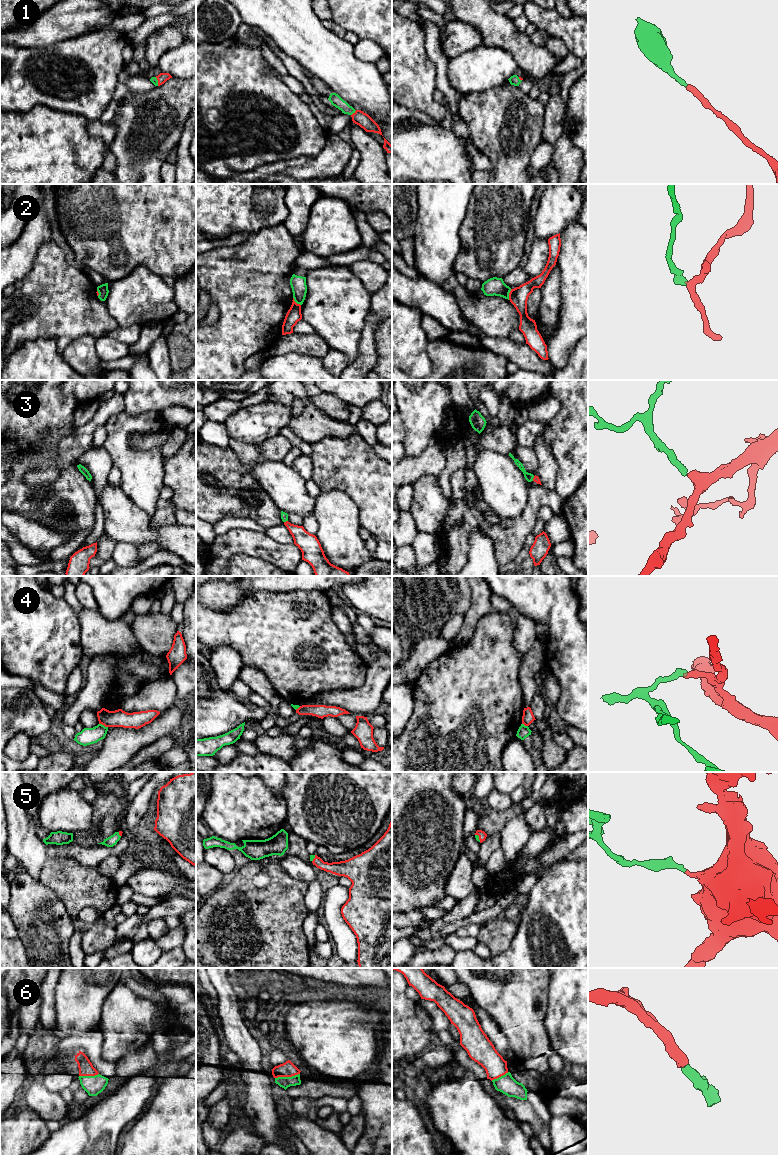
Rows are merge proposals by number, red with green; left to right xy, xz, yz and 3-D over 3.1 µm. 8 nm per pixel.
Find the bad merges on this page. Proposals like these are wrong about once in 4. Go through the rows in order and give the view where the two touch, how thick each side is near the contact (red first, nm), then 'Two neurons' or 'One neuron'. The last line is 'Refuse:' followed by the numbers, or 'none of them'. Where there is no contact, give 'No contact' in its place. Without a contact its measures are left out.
1: Touches red in xz. Thickness 120 nm (red) against 90 nm. One neuron
2: Touches red in yz. Thickness 150 nm (red) against 140 nm. Two neurons
3: Touches red in xz. Thickness 160 nm (red) against 60 nm. One neuron
4: Touches red in xy. Thickness 140 nm (red) against 140 nm. Two neurons
5: Touches red in yz. Thickness 70 nm (red) against 30 nm. One neuron
6: Touches red in xz. Thickness 120 nm (red) against 90 nm. One neuron
Refuse: 2, 4

